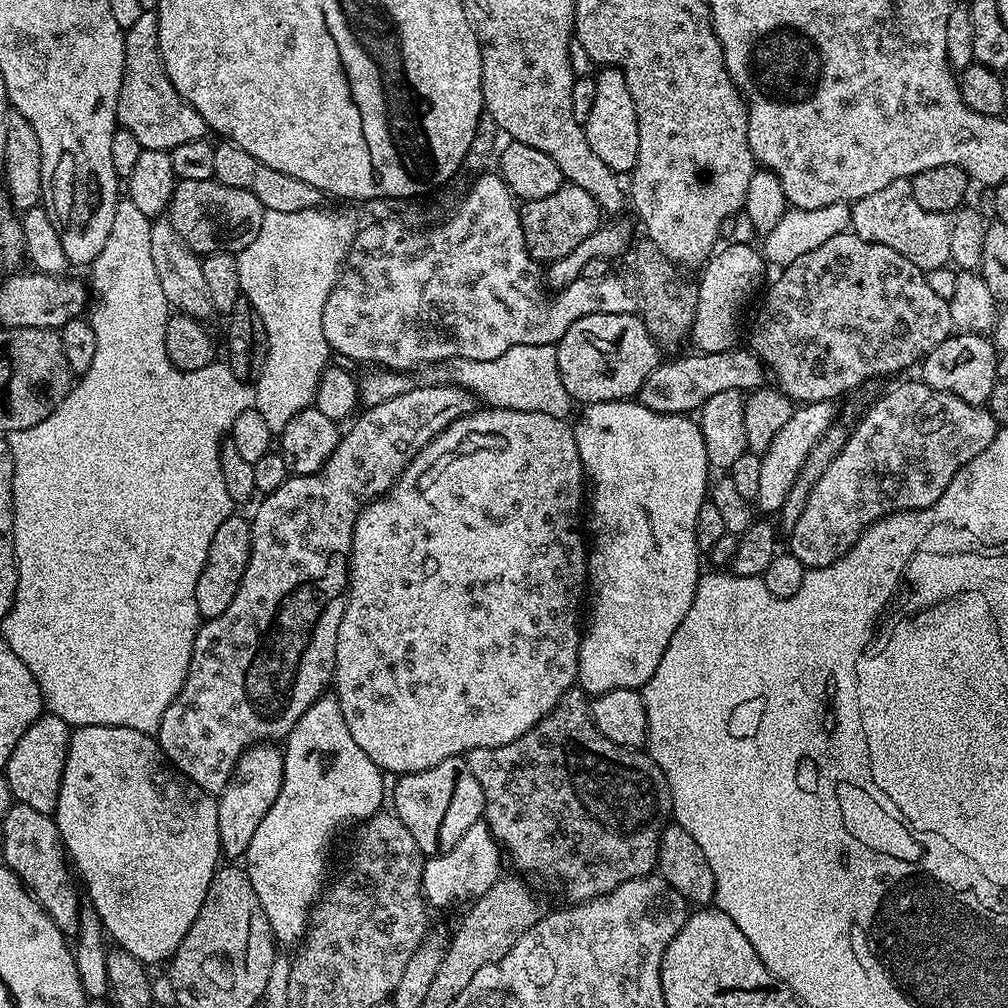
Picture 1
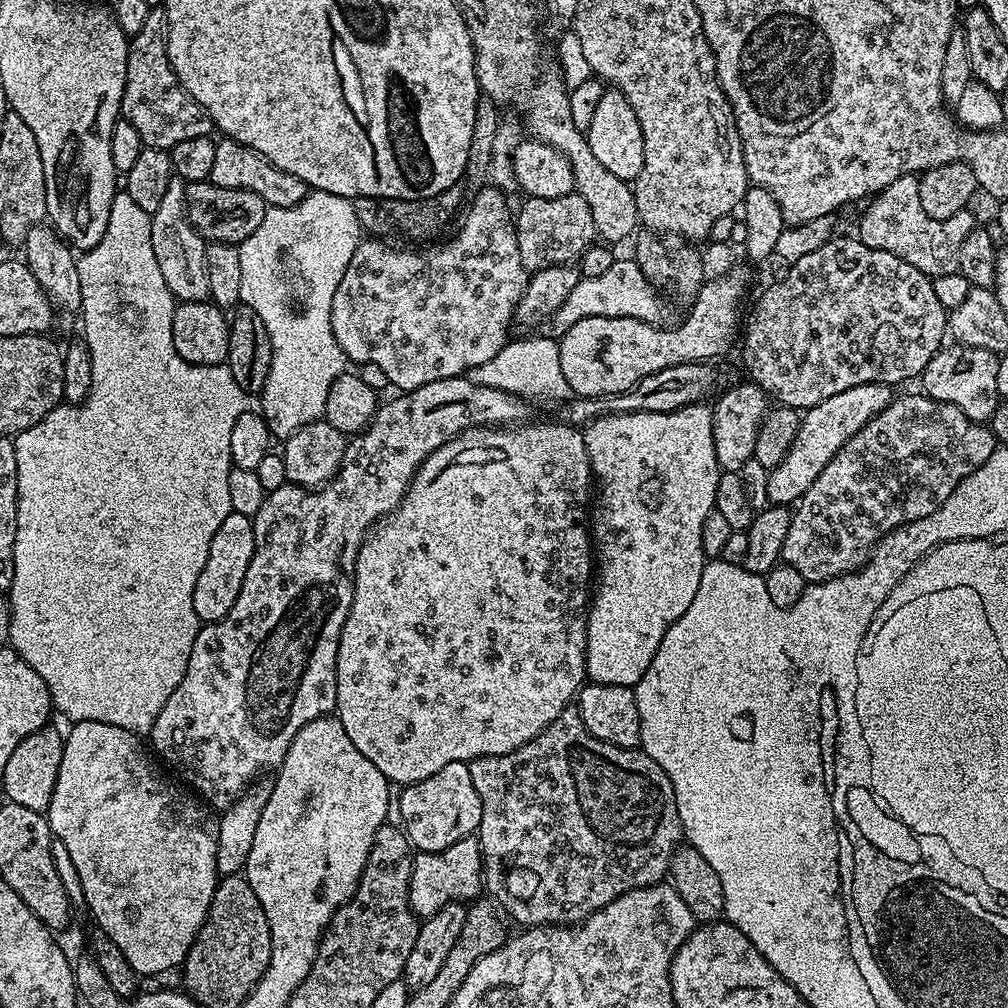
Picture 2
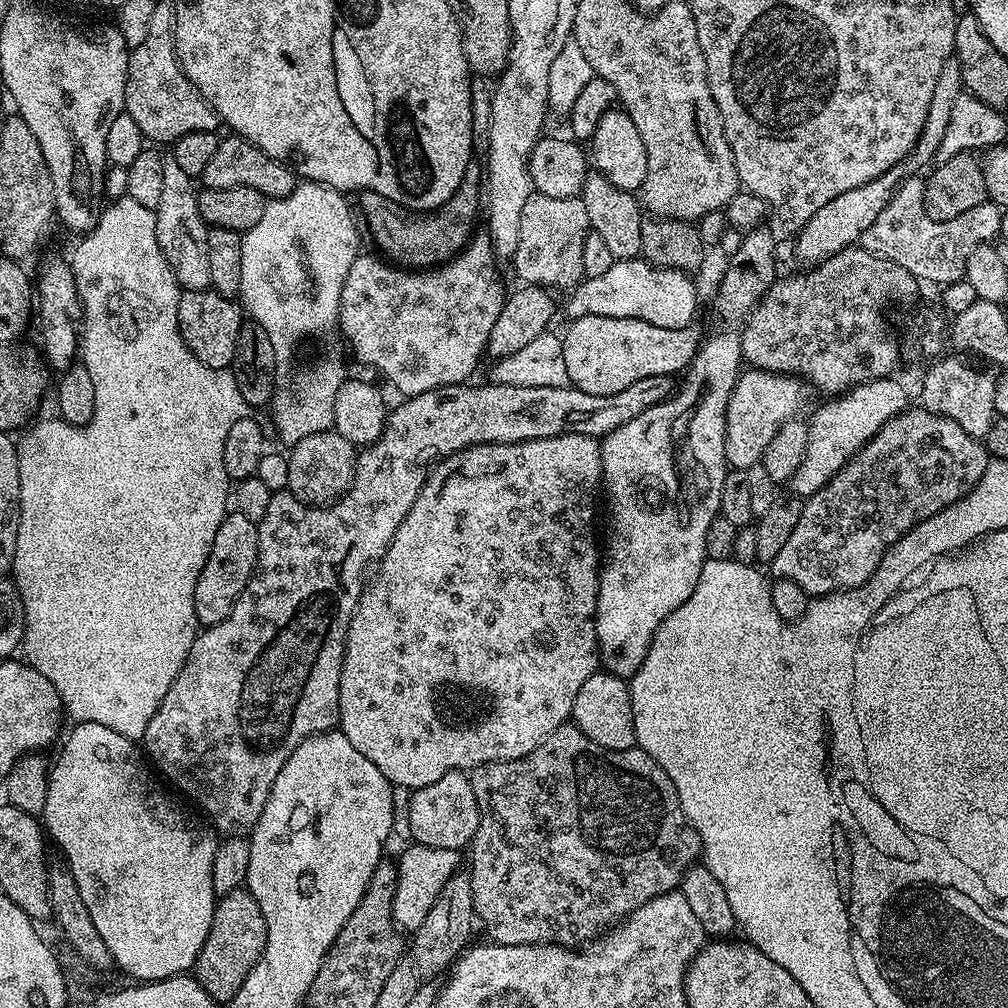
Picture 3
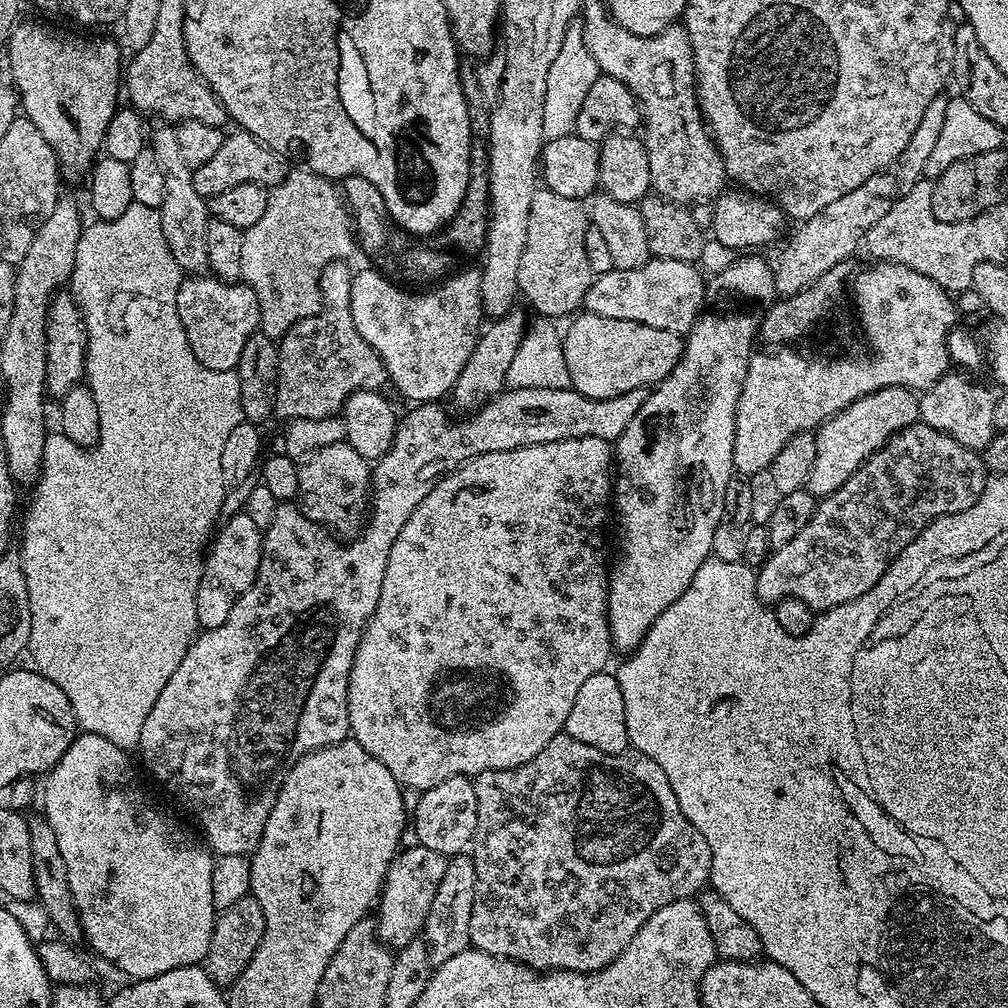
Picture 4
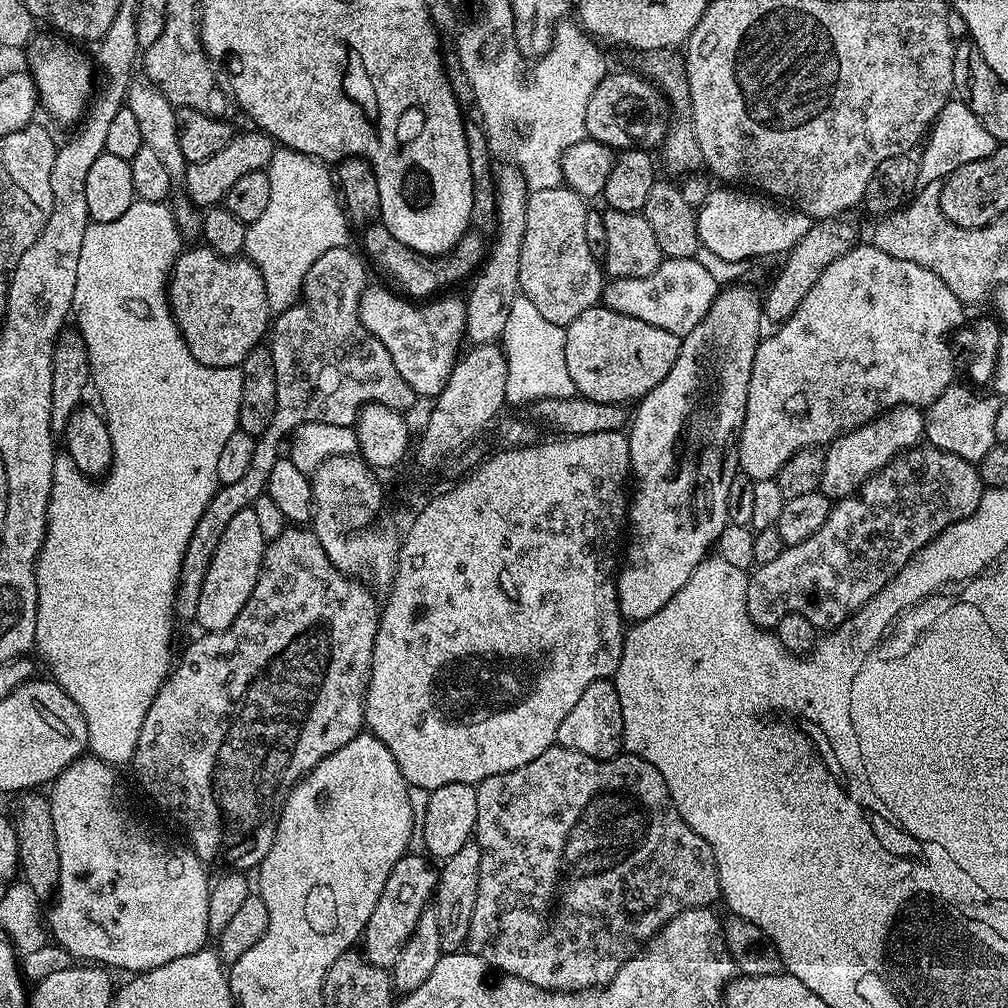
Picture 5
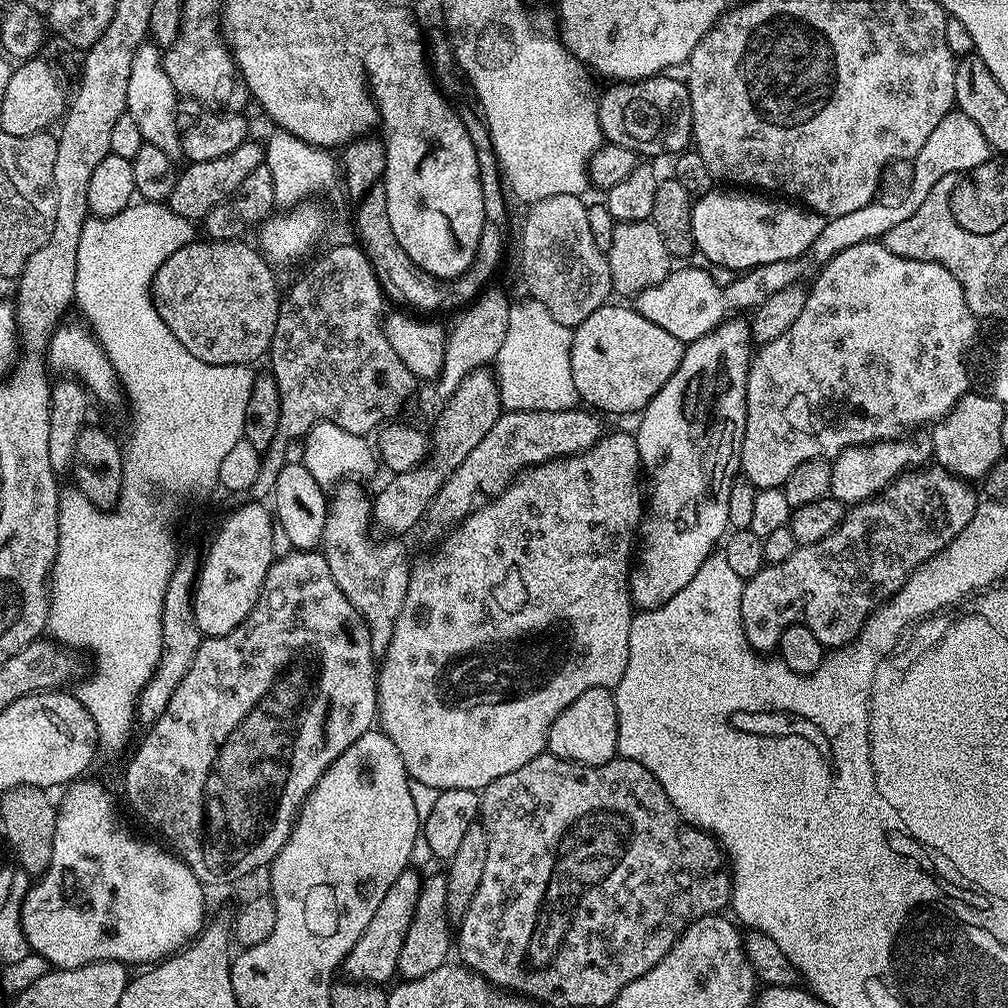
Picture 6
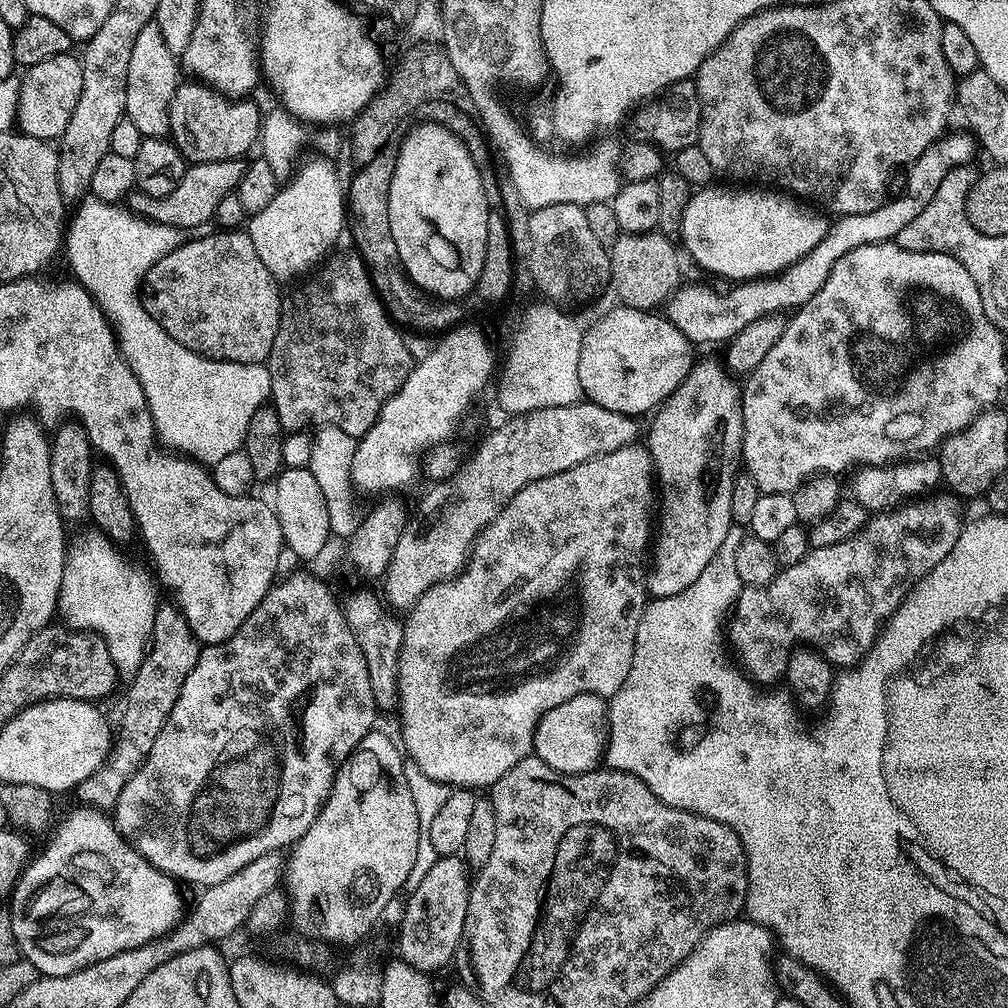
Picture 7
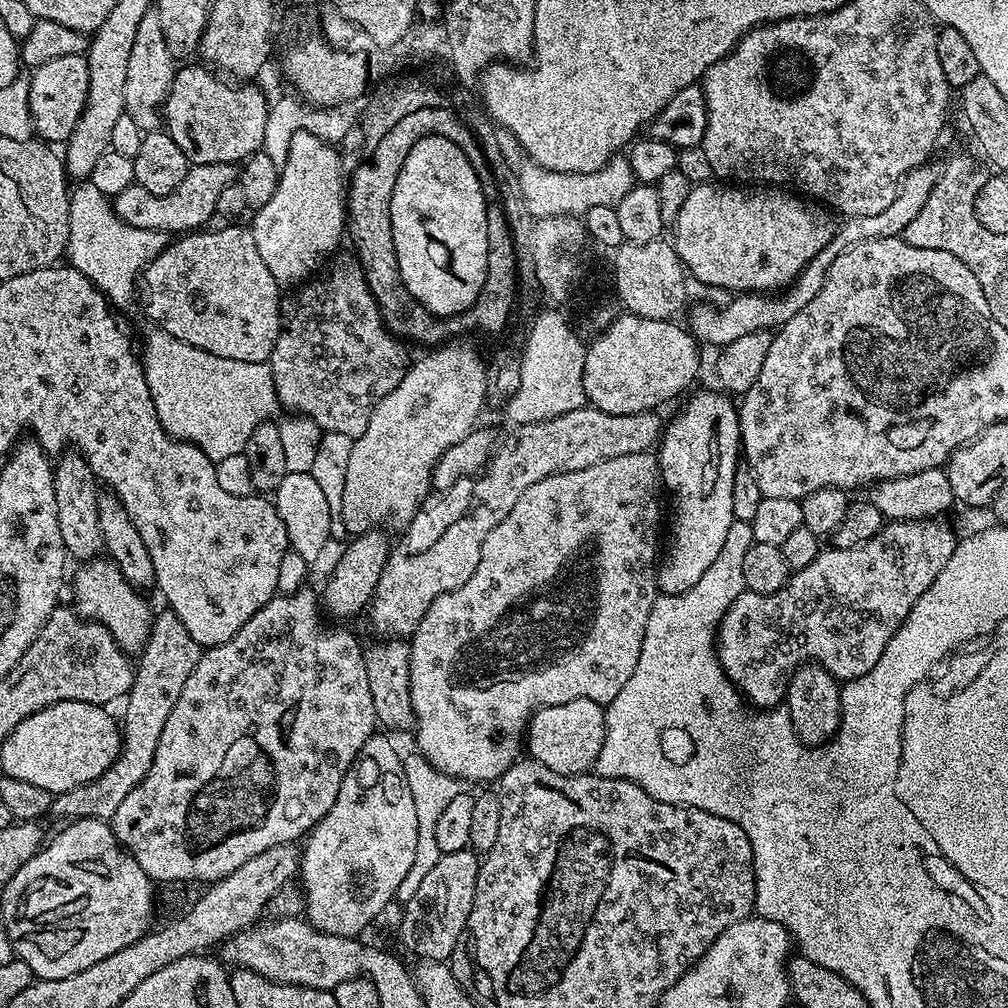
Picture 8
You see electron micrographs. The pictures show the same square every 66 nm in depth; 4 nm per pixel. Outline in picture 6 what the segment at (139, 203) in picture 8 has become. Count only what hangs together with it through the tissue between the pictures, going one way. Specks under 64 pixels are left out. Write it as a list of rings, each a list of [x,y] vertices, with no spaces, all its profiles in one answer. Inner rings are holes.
[[[255,139],[244,141],[238,150],[230,150],[222,158],[214,158],[210,162],[189,163],[188,169],[181,171],[176,178],[176,185],[172,193],[168,195],[167,205],[174,214],[193,222],[203,221],[210,210],[214,210],[216,204],[225,203],[238,190],[239,184],[247,178],[253,170],[264,163],[264,148],[256,145]]]

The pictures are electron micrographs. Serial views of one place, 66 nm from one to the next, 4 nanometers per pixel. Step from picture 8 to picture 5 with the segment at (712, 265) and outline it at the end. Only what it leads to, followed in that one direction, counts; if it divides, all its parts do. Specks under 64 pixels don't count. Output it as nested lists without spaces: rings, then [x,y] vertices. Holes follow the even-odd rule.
[[[716,186],[696,213],[698,238],[703,251],[720,260],[756,260],[759,256],[787,254],[813,226],[813,217],[792,206],[773,202],[748,190]]]

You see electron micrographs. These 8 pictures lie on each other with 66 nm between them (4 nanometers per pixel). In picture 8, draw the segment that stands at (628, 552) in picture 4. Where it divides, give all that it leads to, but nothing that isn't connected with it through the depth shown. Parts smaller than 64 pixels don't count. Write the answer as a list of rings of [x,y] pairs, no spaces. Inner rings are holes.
[[[720,390],[715,391],[693,391],[683,401],[684,409],[673,420],[669,419],[665,423],[658,445],[660,478],[667,495],[668,492],[672,495],[672,537],[668,540],[668,553],[665,556],[663,553],[656,574],[656,587],[666,596],[690,590],[698,582],[698,578],[702,578],[706,570],[710,570],[714,558],[722,554],[726,533],[733,522],[734,474],[742,456],[740,413],[731,395]]]

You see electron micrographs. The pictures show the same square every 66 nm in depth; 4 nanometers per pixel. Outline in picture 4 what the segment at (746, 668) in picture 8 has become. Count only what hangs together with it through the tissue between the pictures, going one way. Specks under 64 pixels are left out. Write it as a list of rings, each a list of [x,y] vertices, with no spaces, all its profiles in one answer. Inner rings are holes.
[[[911,424],[893,434],[834,494],[823,497],[810,522],[760,565],[758,598],[775,606],[779,600],[796,596],[816,614],[857,600],[876,585],[924,528],[933,527],[943,516],[959,517],[970,510],[988,482],[977,449],[962,446],[934,426]]]

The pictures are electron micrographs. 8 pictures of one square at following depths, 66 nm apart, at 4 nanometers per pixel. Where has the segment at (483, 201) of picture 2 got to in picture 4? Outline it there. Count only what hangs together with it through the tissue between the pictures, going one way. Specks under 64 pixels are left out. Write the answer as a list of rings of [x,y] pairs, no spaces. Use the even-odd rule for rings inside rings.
[[[366,266],[353,275],[350,286],[350,318],[358,329],[358,334],[362,334],[362,338],[370,342],[378,358],[382,358],[391,387],[396,387],[406,399],[412,400],[408,402],[443,401],[451,393],[454,382],[458,382],[462,366],[466,366],[470,354],[474,354],[474,346],[485,327],[479,267],[455,272],[441,279],[435,286],[425,287],[428,288],[425,292],[411,292],[411,287],[401,286],[372,266]]]

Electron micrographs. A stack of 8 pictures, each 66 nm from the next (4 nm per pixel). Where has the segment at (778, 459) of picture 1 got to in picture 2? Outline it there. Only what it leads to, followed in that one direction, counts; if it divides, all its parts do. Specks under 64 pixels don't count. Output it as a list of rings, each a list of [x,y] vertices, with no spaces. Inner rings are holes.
[[[870,382],[862,386],[850,386],[850,390],[842,390],[842,394],[834,394],[834,398],[826,398],[826,402],[807,409],[801,415],[798,434],[794,438],[786,458],[782,458],[782,462],[778,462],[778,466],[769,471],[769,505],[783,504],[792,506],[799,502],[806,494],[806,490],[810,490],[810,486],[814,486],[814,478],[818,478],[818,474],[822,474],[822,470],[826,470],[826,464],[838,454],[838,450],[842,450],[842,446],[846,446],[846,442],[850,442],[850,438],[854,438],[854,434],[858,434],[858,430],[862,430],[862,426],[866,426],[866,422],[870,422],[882,410],[886,410],[886,406],[893,399],[893,385]]]

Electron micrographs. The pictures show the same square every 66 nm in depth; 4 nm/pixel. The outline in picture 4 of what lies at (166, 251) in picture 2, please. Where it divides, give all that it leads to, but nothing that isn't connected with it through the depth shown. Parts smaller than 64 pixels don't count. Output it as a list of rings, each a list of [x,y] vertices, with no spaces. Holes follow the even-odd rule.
[[[159,125],[153,134],[150,134],[150,147],[154,150],[157,161],[162,165],[162,175],[164,175],[164,196],[162,206],[159,208],[160,221],[162,222],[162,234],[166,238],[166,246],[170,246],[170,254],[174,254],[174,262],[178,262],[181,273],[200,274],[208,267],[208,255],[206,254],[206,226],[210,219],[208,211],[208,200],[198,190],[194,190],[194,178],[192,169],[186,162],[182,162],[182,153],[178,151],[178,138],[176,131],[169,125]]]

